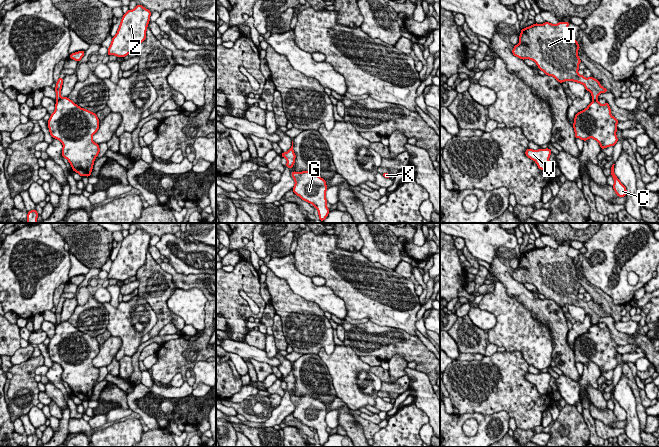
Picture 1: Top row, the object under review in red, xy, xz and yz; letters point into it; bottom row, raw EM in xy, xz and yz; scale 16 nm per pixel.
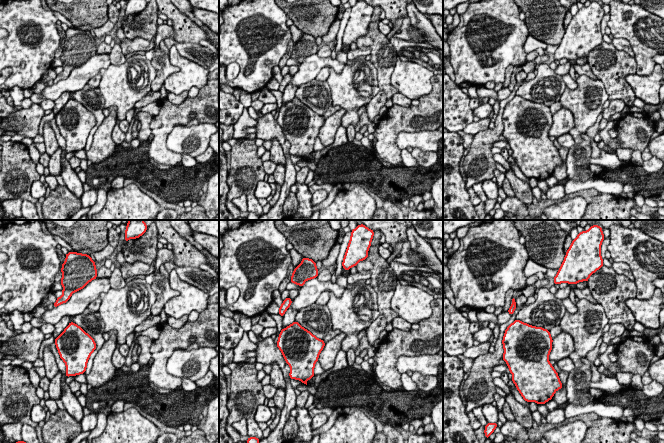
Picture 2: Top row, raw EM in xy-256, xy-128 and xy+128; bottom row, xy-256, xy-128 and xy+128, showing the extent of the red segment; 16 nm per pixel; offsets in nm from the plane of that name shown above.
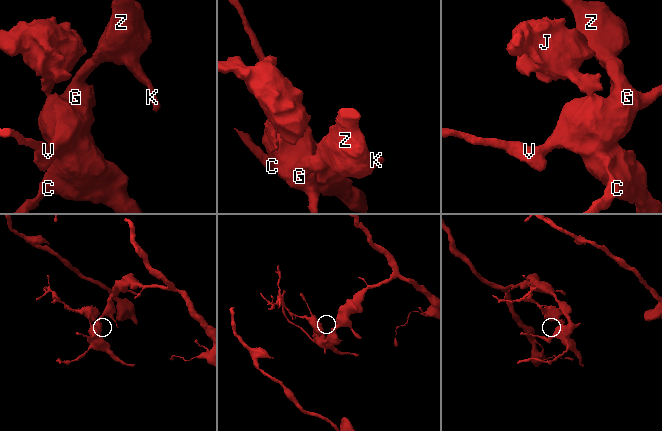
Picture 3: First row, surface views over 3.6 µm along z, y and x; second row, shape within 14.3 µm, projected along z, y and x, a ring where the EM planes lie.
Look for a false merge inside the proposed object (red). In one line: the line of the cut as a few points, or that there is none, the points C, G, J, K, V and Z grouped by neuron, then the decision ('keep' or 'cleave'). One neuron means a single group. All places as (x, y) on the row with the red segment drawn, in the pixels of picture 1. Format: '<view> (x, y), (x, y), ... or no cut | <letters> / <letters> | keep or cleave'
xy (61, 98), (57, 100) | C G K V Z / J | cleave

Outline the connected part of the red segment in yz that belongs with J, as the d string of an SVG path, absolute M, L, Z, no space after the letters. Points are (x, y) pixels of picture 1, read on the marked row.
M535 23L521 29L519 44L514 46L512 53L522 60L533 60L545 75L553 76L560 83L574 81L583 84L586 91L591 92L592 99L597 100L600 93L608 90L592 76L585 78L578 74L581 60L577 51L580 47L573 34L567 31L569 23Z

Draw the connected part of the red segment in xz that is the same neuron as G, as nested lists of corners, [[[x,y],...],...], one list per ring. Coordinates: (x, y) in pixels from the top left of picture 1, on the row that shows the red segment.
[[[292,171],[292,177],[295,181],[293,192],[302,200],[313,204],[318,210],[320,221],[323,222],[329,214],[329,209],[326,206],[326,181],[309,171]]]

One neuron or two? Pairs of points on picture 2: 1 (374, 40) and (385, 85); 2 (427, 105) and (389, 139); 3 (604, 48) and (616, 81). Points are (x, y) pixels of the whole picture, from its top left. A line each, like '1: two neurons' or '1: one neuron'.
1: one neuron
2: one neuron
3: one neuron

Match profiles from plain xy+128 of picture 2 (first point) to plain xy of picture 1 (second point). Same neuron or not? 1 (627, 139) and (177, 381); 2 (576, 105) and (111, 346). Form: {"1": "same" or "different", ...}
{"1": "different", "2": "different"}

